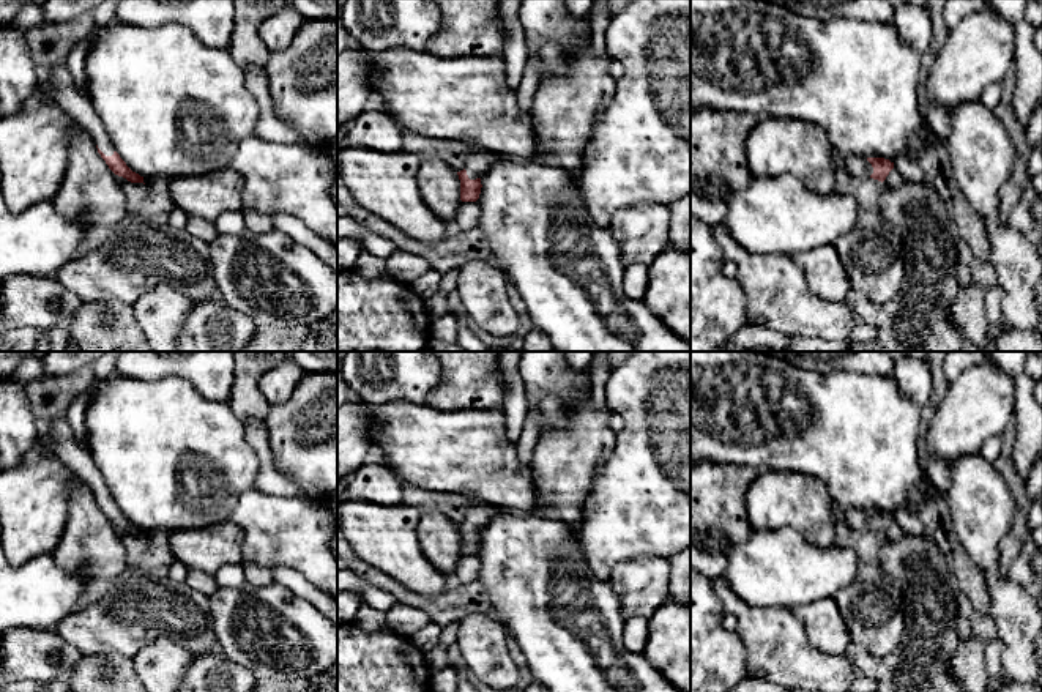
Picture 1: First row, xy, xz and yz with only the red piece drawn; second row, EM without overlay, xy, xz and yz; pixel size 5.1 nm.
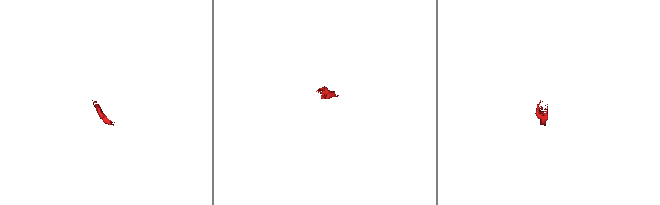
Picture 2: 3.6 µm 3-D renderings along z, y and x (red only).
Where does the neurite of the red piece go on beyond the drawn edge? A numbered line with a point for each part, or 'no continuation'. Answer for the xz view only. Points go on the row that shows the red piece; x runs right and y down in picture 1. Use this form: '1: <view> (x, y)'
1: xz (478, 161)

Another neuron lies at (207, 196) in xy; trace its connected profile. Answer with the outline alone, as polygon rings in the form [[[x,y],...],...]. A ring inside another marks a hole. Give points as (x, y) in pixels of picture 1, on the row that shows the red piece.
[[[232,167],[192,178],[170,178],[167,192],[173,206],[189,218],[197,216],[214,222],[222,213],[243,208],[243,177]]]

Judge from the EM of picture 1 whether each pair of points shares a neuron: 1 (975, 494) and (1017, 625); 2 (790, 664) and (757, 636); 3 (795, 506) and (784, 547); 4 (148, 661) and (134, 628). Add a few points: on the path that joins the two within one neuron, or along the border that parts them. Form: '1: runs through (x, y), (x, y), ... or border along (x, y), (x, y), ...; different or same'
1: runs through (981, 527), (981, 541), (987, 563), (1001, 591); same
2: runs through (781, 654), (771, 653), (766, 645); same
3: border along (754, 530), (790, 527), (806, 541), (822, 547); different
4: border along (182, 647), (172, 640), (155, 639), (133, 656); different

